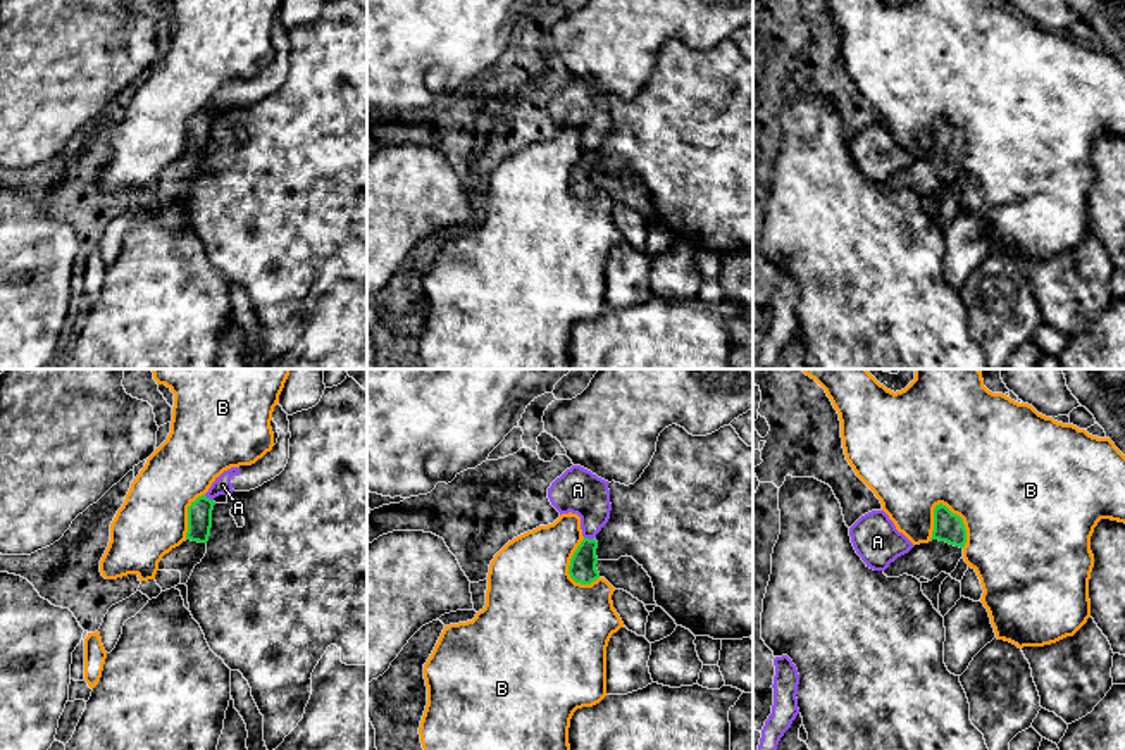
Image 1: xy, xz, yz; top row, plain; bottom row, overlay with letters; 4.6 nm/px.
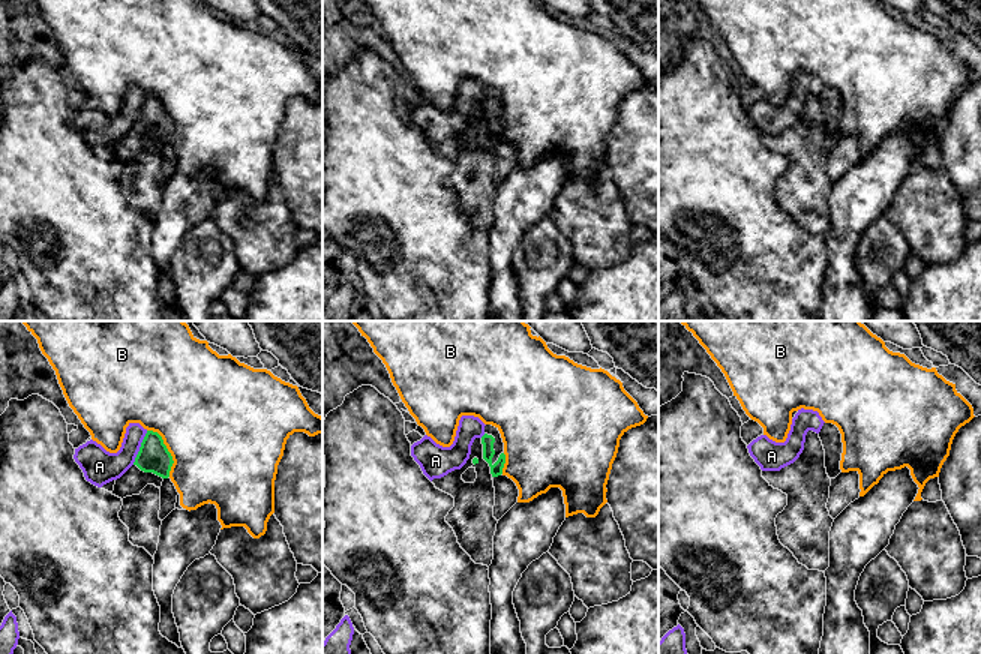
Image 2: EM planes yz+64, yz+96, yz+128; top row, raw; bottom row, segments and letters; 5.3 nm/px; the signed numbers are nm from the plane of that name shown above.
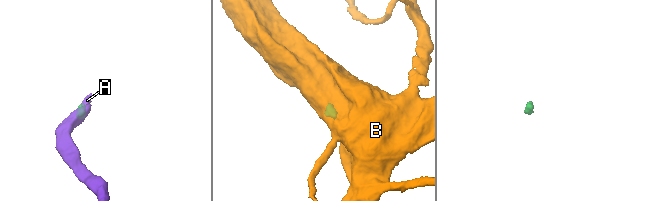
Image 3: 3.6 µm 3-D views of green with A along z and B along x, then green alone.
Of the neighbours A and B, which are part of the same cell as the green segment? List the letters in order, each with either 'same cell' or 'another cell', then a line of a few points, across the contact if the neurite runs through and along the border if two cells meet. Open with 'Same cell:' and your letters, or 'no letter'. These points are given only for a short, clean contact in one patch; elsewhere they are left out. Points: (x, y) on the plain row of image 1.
Same cell: no letter
A: another cell; line xz (584, 150), (593, 152)
B: another cell; line yz (936, 118), (944, 118), (962, 133), (965, 143), (963, 161)

